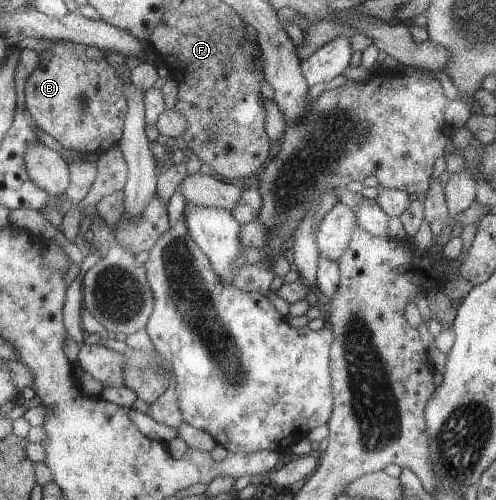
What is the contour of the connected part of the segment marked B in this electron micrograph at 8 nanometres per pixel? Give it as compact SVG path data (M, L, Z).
M57 39L49 40L53 42L53 45L50 49L41 52L39 55L39 65L37 65L37 69L33 71L33 73L25 82L24 88L27 113L33 117L33 121L35 121L40 129L53 137L55 141L58 141L65 150L75 151L78 153L95 153L97 155L101 155L103 152L111 149L111 147L118 146L118 143L121 140L121 135L124 132L125 117L128 115L128 101L125 99L125 93L123 93L123 89L121 89L121 83L117 83L119 79L117 79L117 75L115 75L115 69L113 69L113 67L109 67L109 65L105 63L105 57L103 57L103 53L101 53L99 49L95 49L95 47L88 47L69 41L57 41Z

